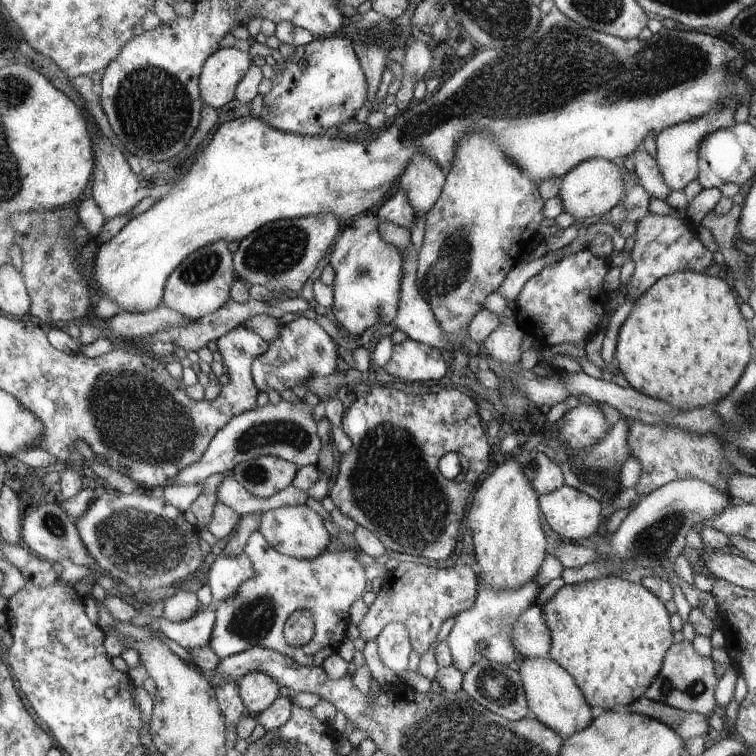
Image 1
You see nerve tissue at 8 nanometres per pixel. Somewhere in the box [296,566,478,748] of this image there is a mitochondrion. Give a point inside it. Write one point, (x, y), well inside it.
(404, 695)

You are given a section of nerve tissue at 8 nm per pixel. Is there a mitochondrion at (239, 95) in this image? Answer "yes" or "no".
no

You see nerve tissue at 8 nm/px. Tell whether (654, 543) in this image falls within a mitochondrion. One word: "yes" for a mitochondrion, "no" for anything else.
yes

